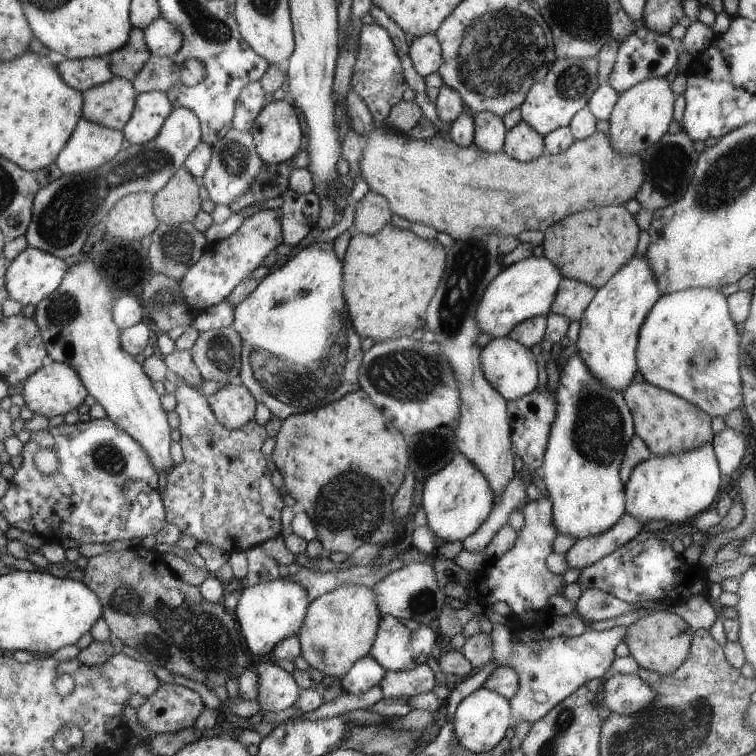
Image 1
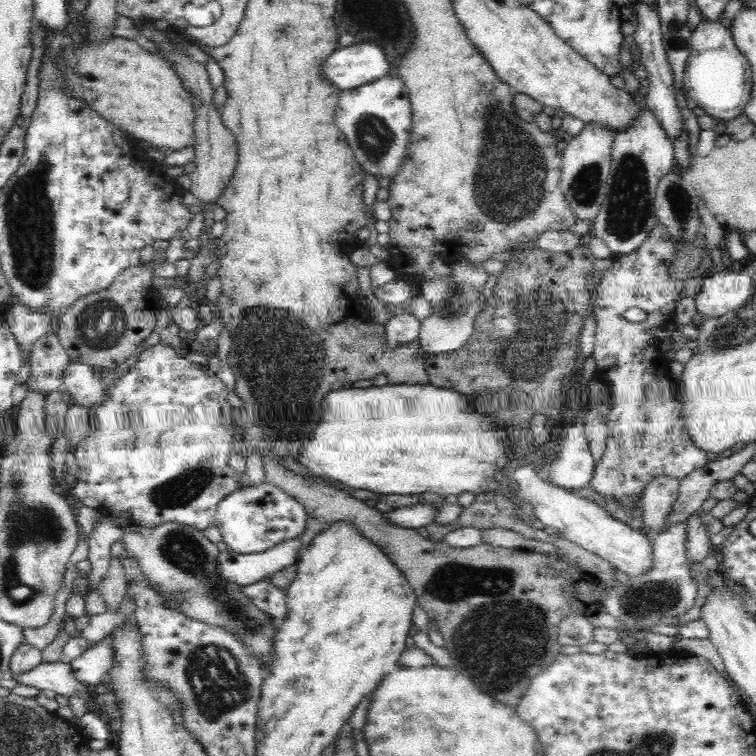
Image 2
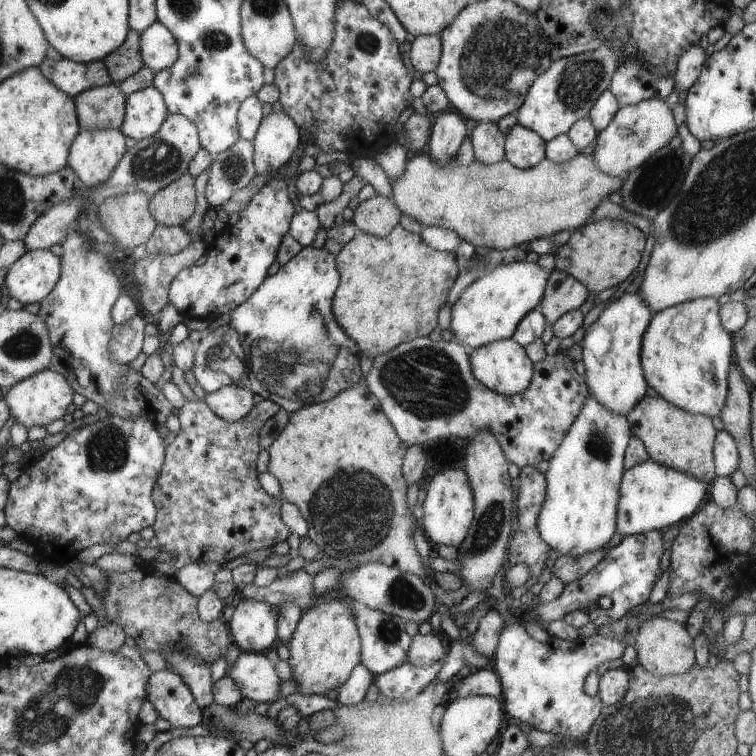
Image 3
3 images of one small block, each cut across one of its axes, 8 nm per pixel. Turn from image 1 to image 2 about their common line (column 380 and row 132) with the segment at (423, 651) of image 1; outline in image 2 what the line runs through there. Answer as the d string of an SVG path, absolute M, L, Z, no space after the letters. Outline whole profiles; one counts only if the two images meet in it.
M632 94L631 97L639 103L639 117L635 118L631 129L624 129L613 138L607 197L592 220L595 236L604 240L613 255L631 253L646 240L658 223L654 210L658 183L665 174L675 171L673 142L660 128L656 115L646 107L645 94Z

